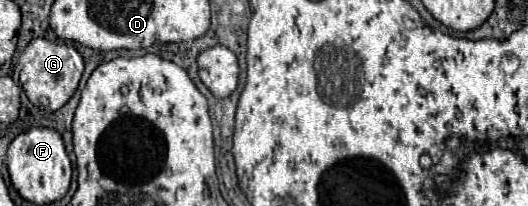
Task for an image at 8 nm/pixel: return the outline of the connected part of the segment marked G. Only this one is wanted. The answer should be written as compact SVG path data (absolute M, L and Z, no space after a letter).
M32 39L28 47L20 53L20 85L28 99L38 105L40 97L48 97L50 105L48 111L58 111L62 105L68 103L68 99L78 89L78 83L84 73L84 59L82 55L66 43L54 43L48 39Z

